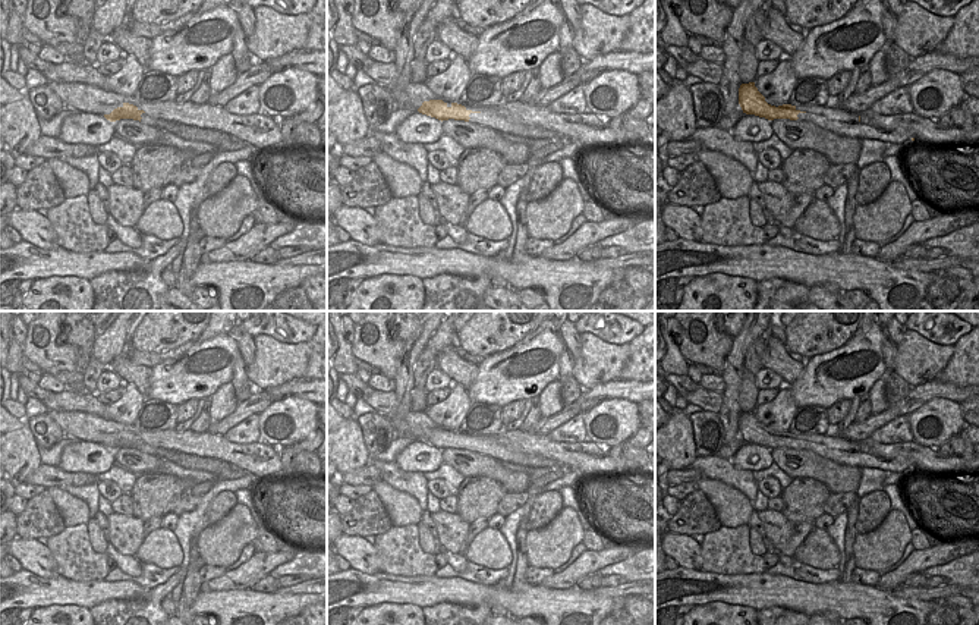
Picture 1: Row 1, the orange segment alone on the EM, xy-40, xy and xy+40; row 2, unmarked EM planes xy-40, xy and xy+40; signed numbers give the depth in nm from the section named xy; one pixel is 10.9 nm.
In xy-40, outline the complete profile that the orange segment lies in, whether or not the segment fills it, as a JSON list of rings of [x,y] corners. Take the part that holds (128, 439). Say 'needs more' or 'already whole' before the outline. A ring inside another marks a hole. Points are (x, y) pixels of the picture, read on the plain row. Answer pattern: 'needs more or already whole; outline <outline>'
needs more; outline [[[123,431],[122,436],[114,437],[110,443],[104,443],[104,446],[110,450],[116,450],[120,447],[133,447],[154,456],[155,456],[155,449],[157,449],[148,445],[144,439],[139,439],[136,434],[129,433],[129,431]]]

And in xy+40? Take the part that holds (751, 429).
needs more; outline [[[755,411],[742,412],[739,417],[739,433],[746,443],[755,443],[768,449],[790,447],[797,450],[810,450],[835,464],[878,468],[887,472],[901,472],[903,475],[915,469],[913,459],[897,456],[894,459],[879,458],[860,450],[857,442],[851,442],[831,433],[796,436],[791,433],[771,434],[758,420]]]

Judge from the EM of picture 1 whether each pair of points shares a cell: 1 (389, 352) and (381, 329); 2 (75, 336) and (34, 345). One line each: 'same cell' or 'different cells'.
1: same cell
2: different cells

